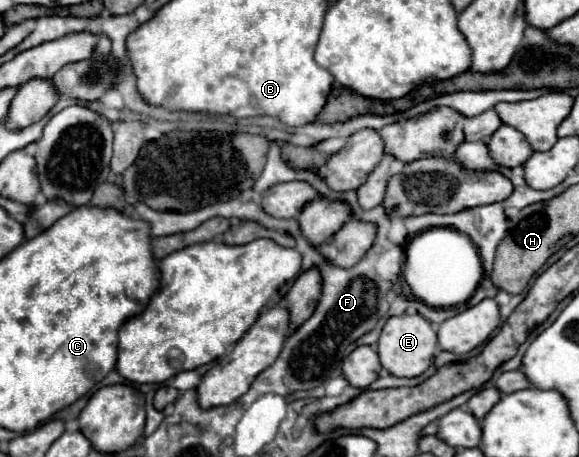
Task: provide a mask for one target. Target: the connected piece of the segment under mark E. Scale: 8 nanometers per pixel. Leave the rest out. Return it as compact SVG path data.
M400 315L386 321L378 339L378 357L388 373L396 377L418 377L432 365L436 347L436 331L422 315Z

